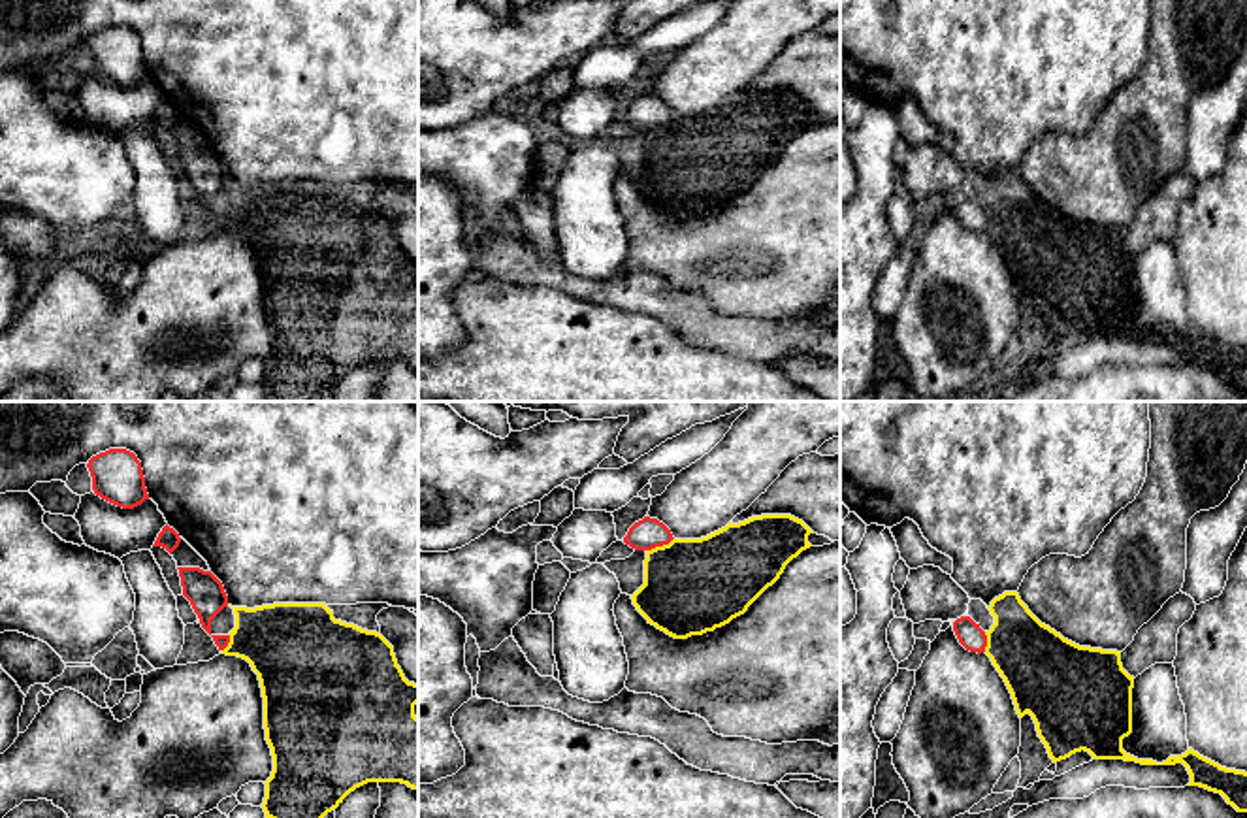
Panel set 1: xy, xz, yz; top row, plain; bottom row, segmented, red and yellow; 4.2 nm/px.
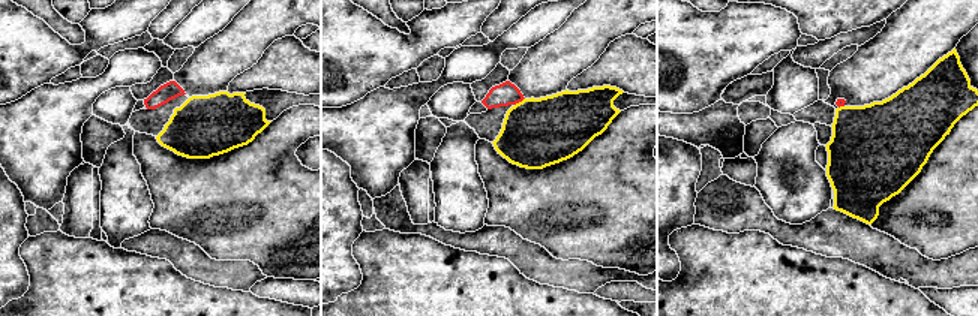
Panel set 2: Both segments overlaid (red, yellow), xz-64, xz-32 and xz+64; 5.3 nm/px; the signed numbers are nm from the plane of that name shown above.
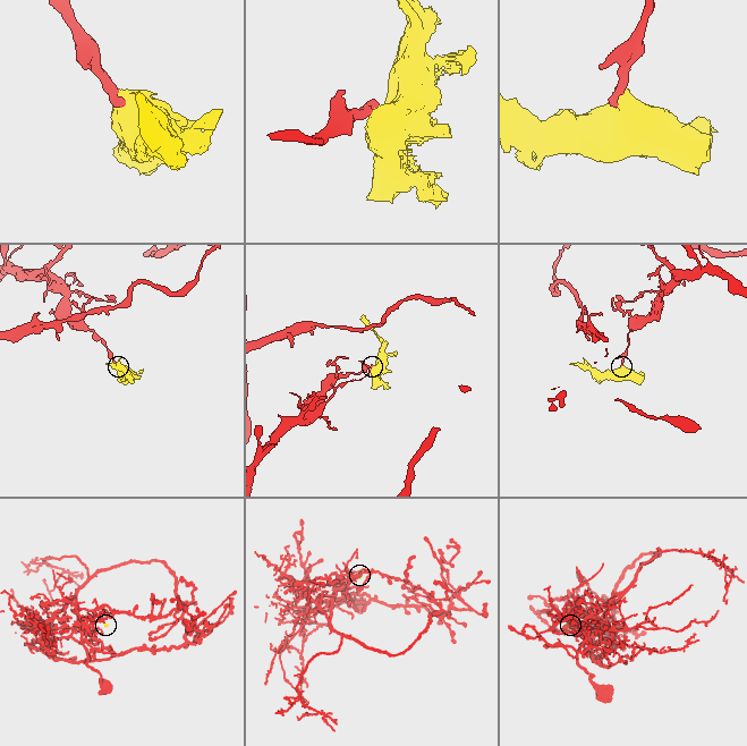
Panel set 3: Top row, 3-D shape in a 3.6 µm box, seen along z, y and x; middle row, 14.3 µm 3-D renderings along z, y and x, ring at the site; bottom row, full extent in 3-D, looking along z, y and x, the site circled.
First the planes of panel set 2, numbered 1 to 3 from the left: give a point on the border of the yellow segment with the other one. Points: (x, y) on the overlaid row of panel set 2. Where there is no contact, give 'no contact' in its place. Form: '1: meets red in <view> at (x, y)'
1: no contact
2: meets red in xz-32 at (519, 101)
3: meets red in xz+64 at (840, 105)

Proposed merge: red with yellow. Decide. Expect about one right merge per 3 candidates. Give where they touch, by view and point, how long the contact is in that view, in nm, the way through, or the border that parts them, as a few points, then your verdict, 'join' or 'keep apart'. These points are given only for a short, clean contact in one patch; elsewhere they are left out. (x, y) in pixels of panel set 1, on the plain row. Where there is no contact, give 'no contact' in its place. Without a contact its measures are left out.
xz (660, 123) | 130 nm | along xz (673, 115), (647, 129) | keep apart

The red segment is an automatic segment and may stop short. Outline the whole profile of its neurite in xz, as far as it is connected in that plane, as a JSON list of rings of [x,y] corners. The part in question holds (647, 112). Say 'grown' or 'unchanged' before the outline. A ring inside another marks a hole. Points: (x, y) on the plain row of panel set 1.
unchanged | [[[644,94],[629,106],[624,121],[635,128],[652,128],[669,123],[672,117],[671,107],[663,100]]]

